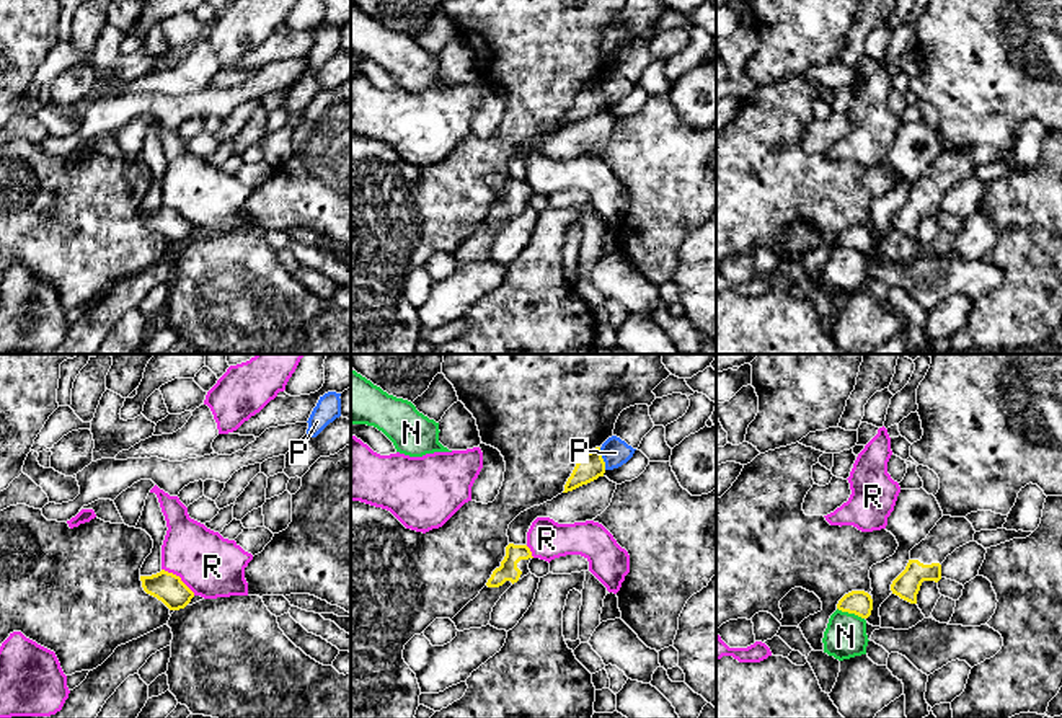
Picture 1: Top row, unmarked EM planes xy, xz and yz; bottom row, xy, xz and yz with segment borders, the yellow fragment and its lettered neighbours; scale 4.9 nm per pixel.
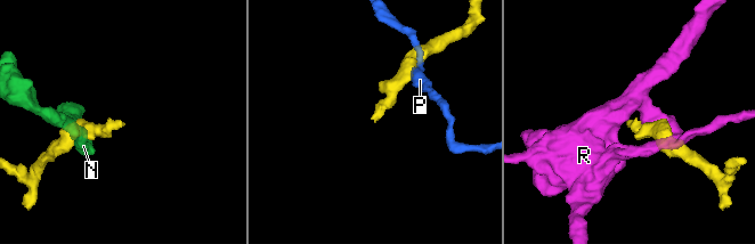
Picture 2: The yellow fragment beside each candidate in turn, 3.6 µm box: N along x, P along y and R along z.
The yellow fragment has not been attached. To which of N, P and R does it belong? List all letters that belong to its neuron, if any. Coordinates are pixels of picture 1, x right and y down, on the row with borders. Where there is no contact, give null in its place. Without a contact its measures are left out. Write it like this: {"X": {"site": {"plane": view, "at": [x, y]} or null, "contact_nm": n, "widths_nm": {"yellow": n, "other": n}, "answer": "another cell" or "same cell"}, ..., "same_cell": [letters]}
{"N": {"site": {"plane": "yz", "at": [850, 612]}, "contact_nm": 150, "widths_nm": {"yellow": 120, "other": 220}, "answer": "another cell"}, "P": {"site": {"plane": "xz", "at": [602, 459]}, "contact_nm": 120, "widths_nm": {"yellow": 140, "other": 140}, "answer": "another cell"}, "R": {"site": {"plane": "xy", "at": [180, 578]}, "contact_nm": 220, "widths_nm": {"yellow": 150, "other": 300}, "answer": "another cell"}, "same_cell": []}

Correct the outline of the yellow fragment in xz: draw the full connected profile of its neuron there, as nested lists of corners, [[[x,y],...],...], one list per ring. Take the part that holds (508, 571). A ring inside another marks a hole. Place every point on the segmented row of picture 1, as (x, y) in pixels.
[[[509,543],[501,566],[493,571],[486,586],[452,618],[457,630],[463,632],[489,625],[493,607],[514,583],[530,573],[529,563],[532,558],[527,545]]]

